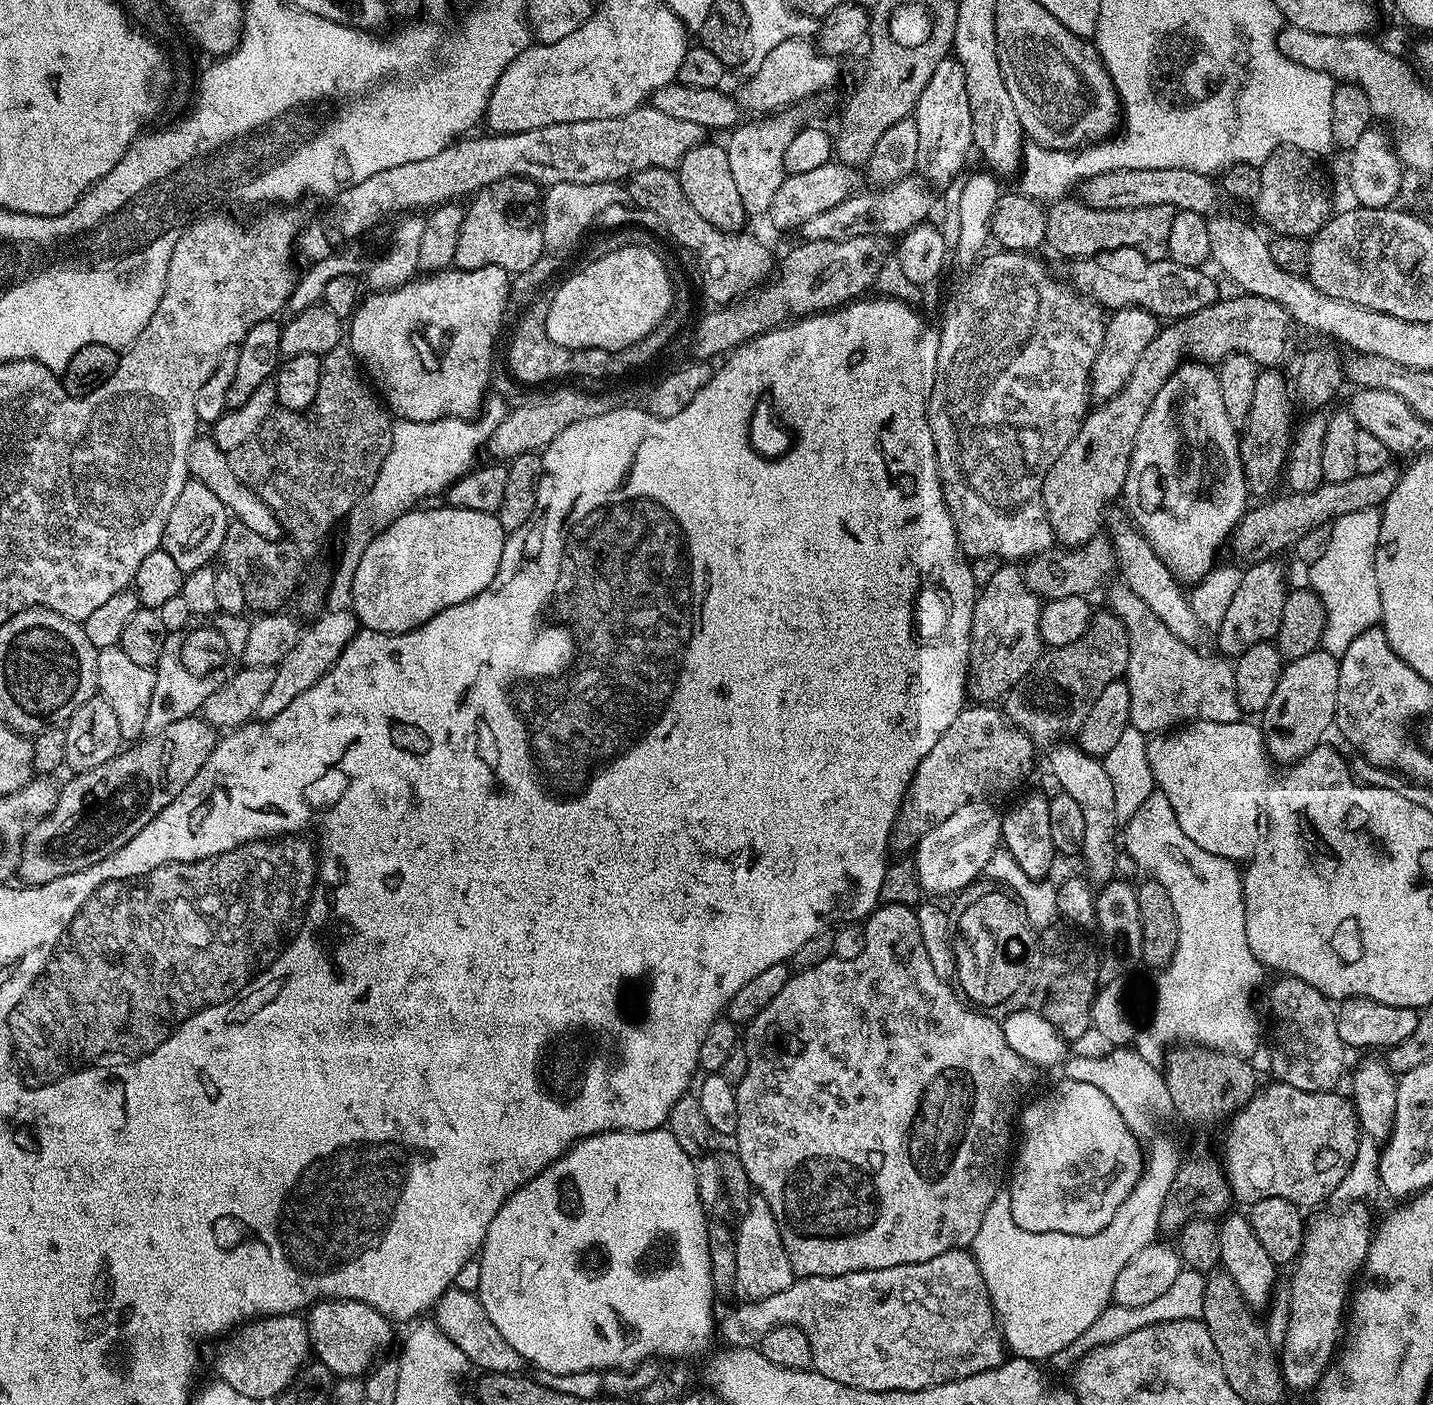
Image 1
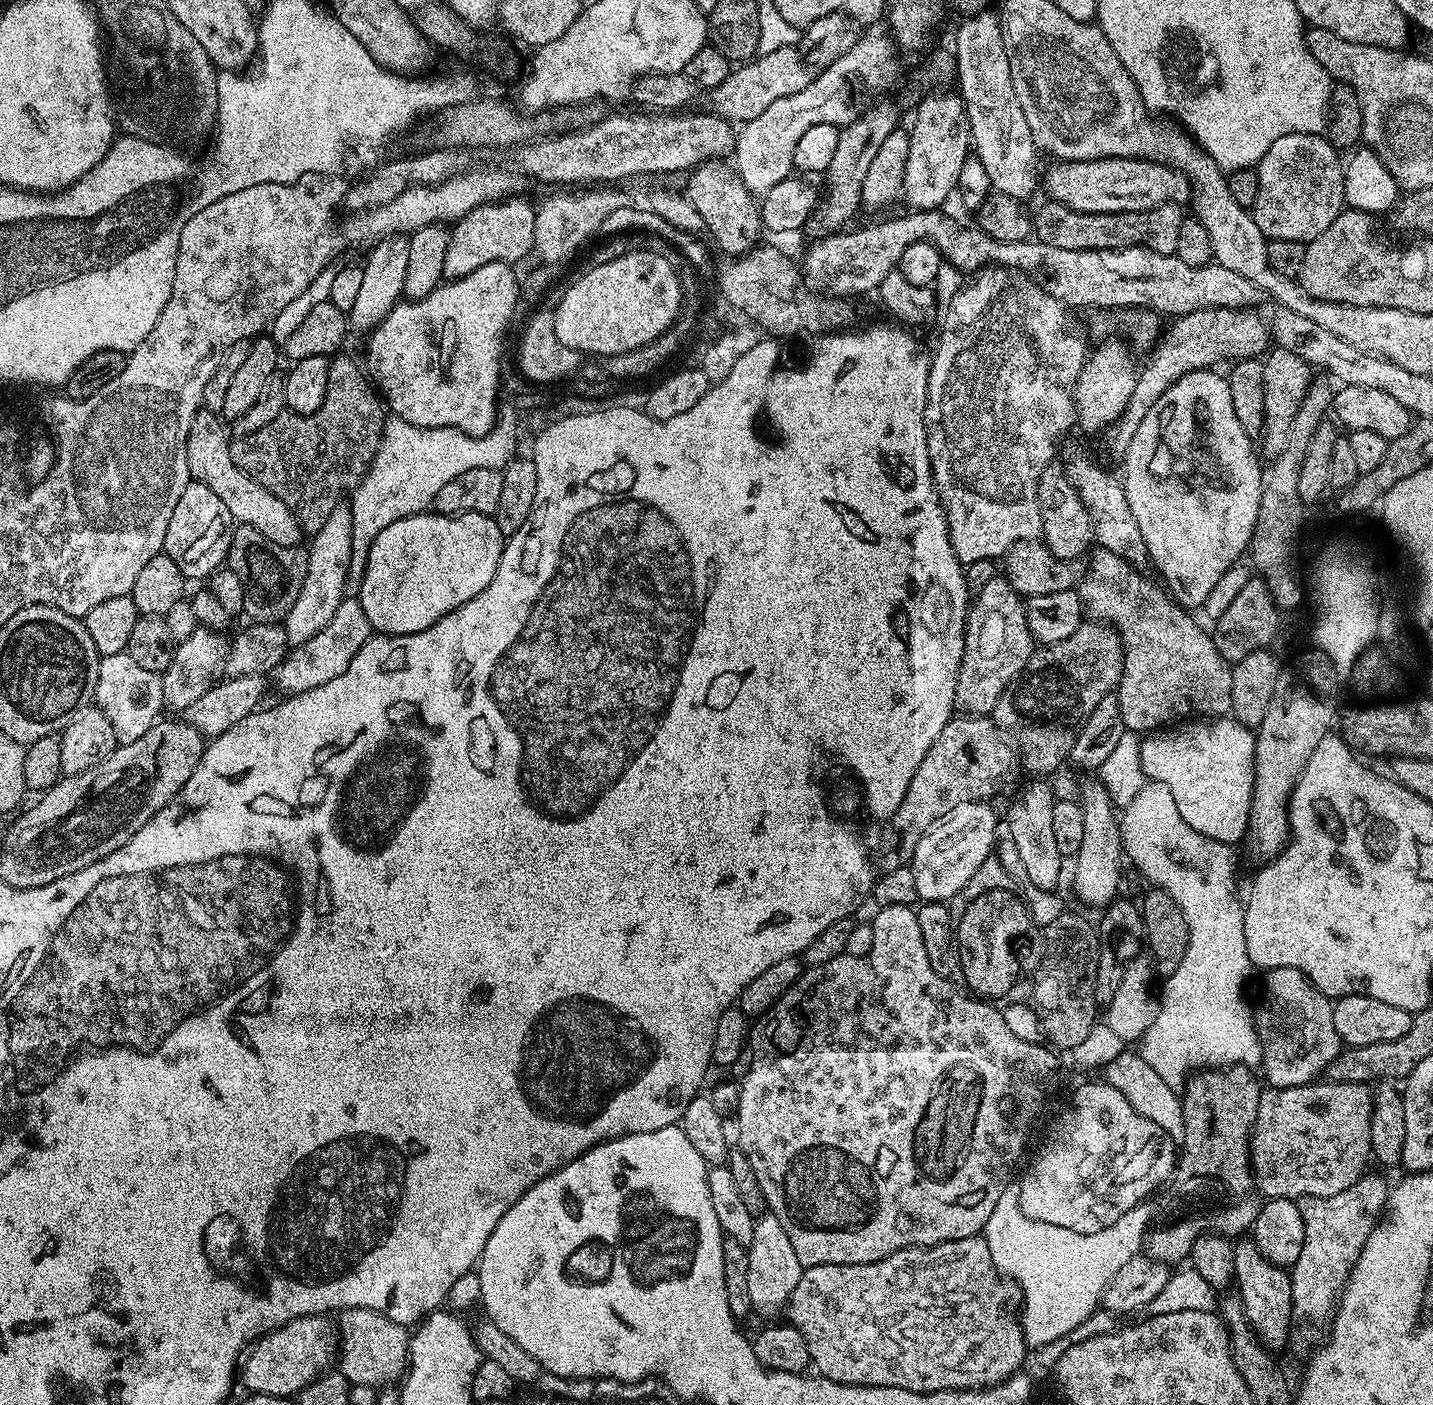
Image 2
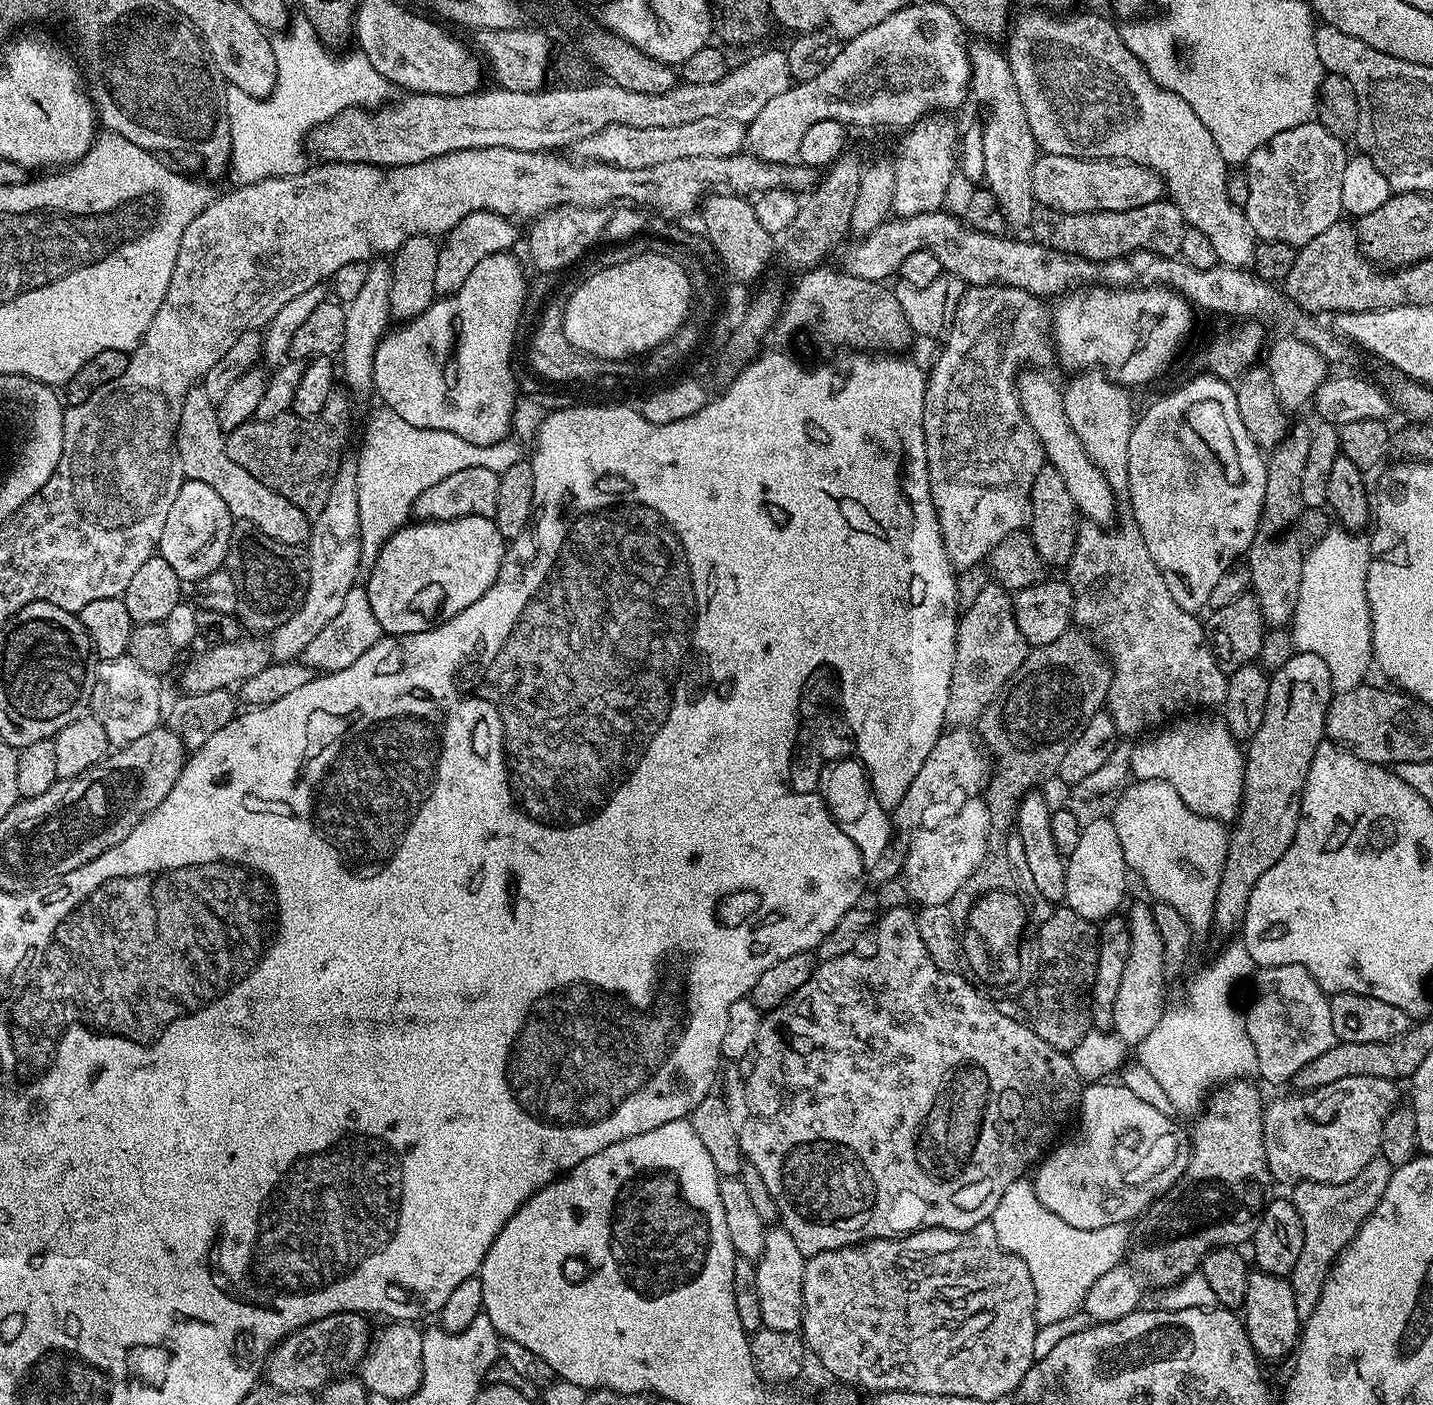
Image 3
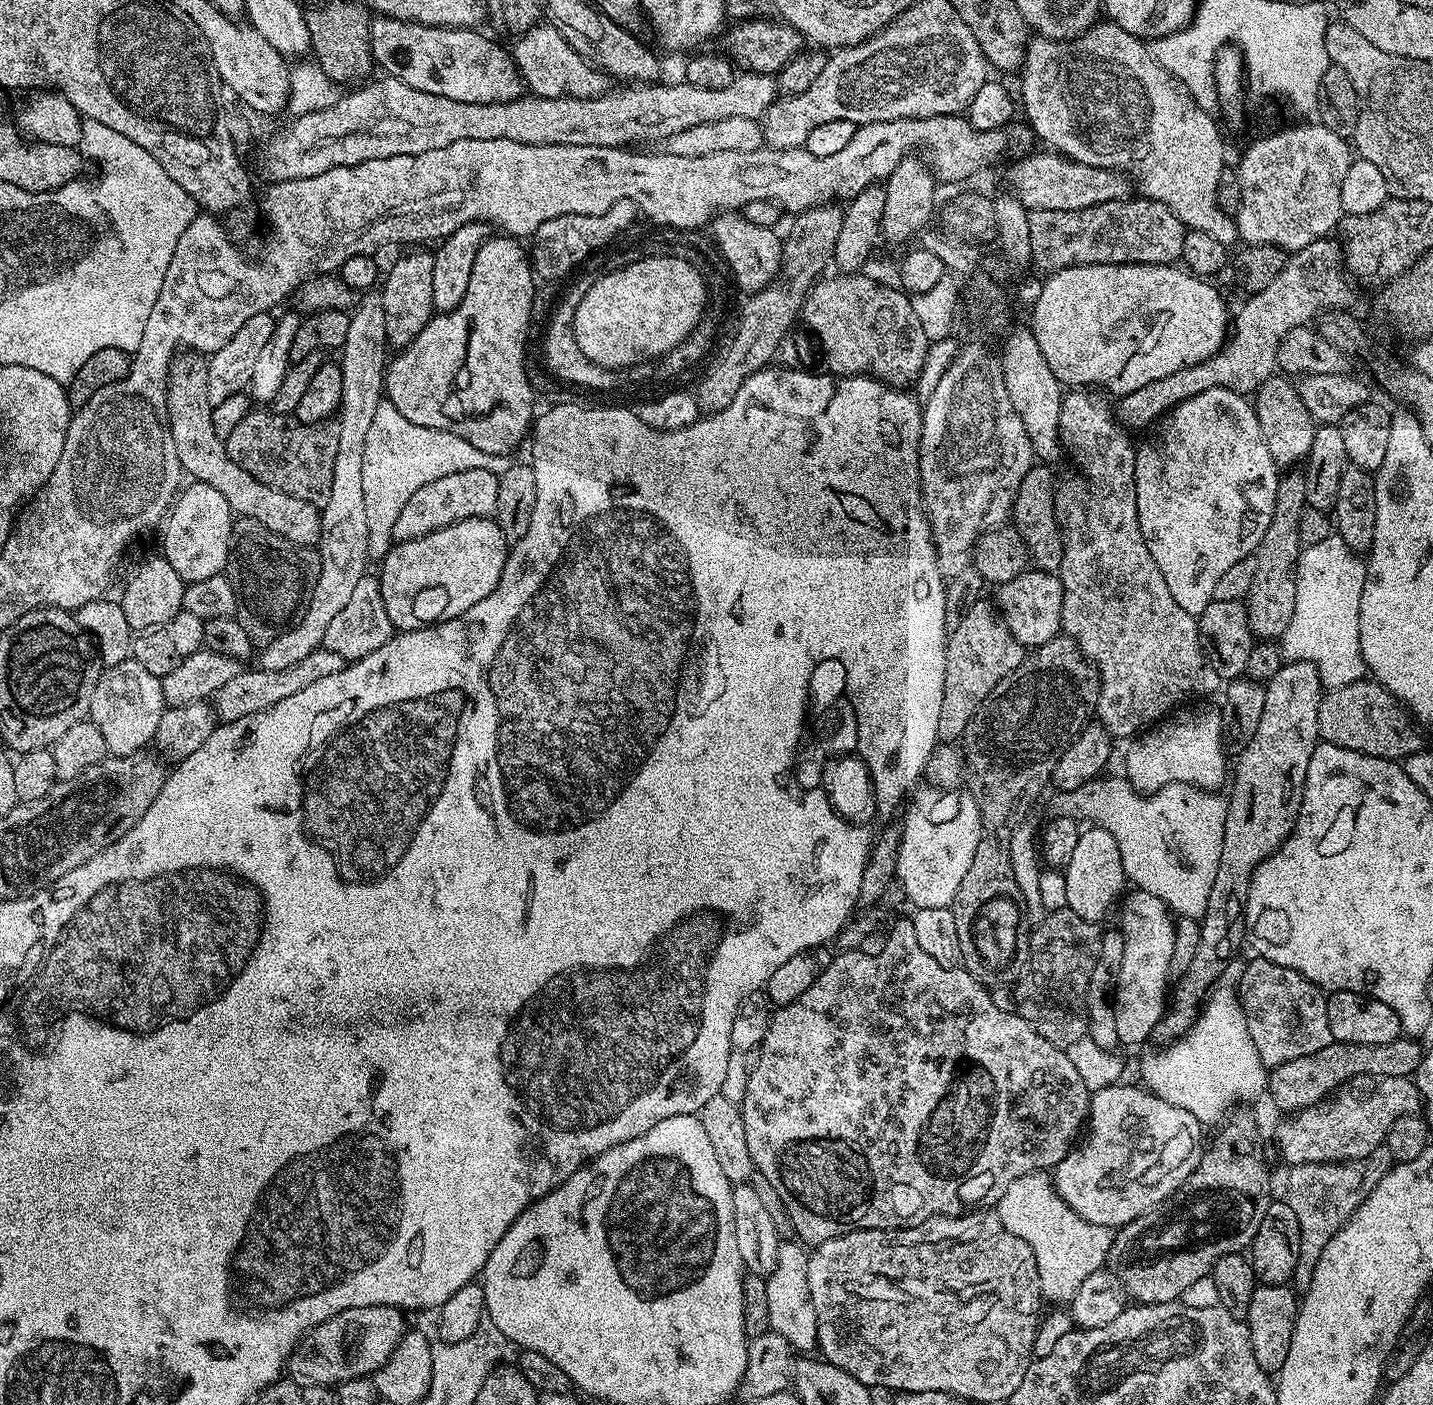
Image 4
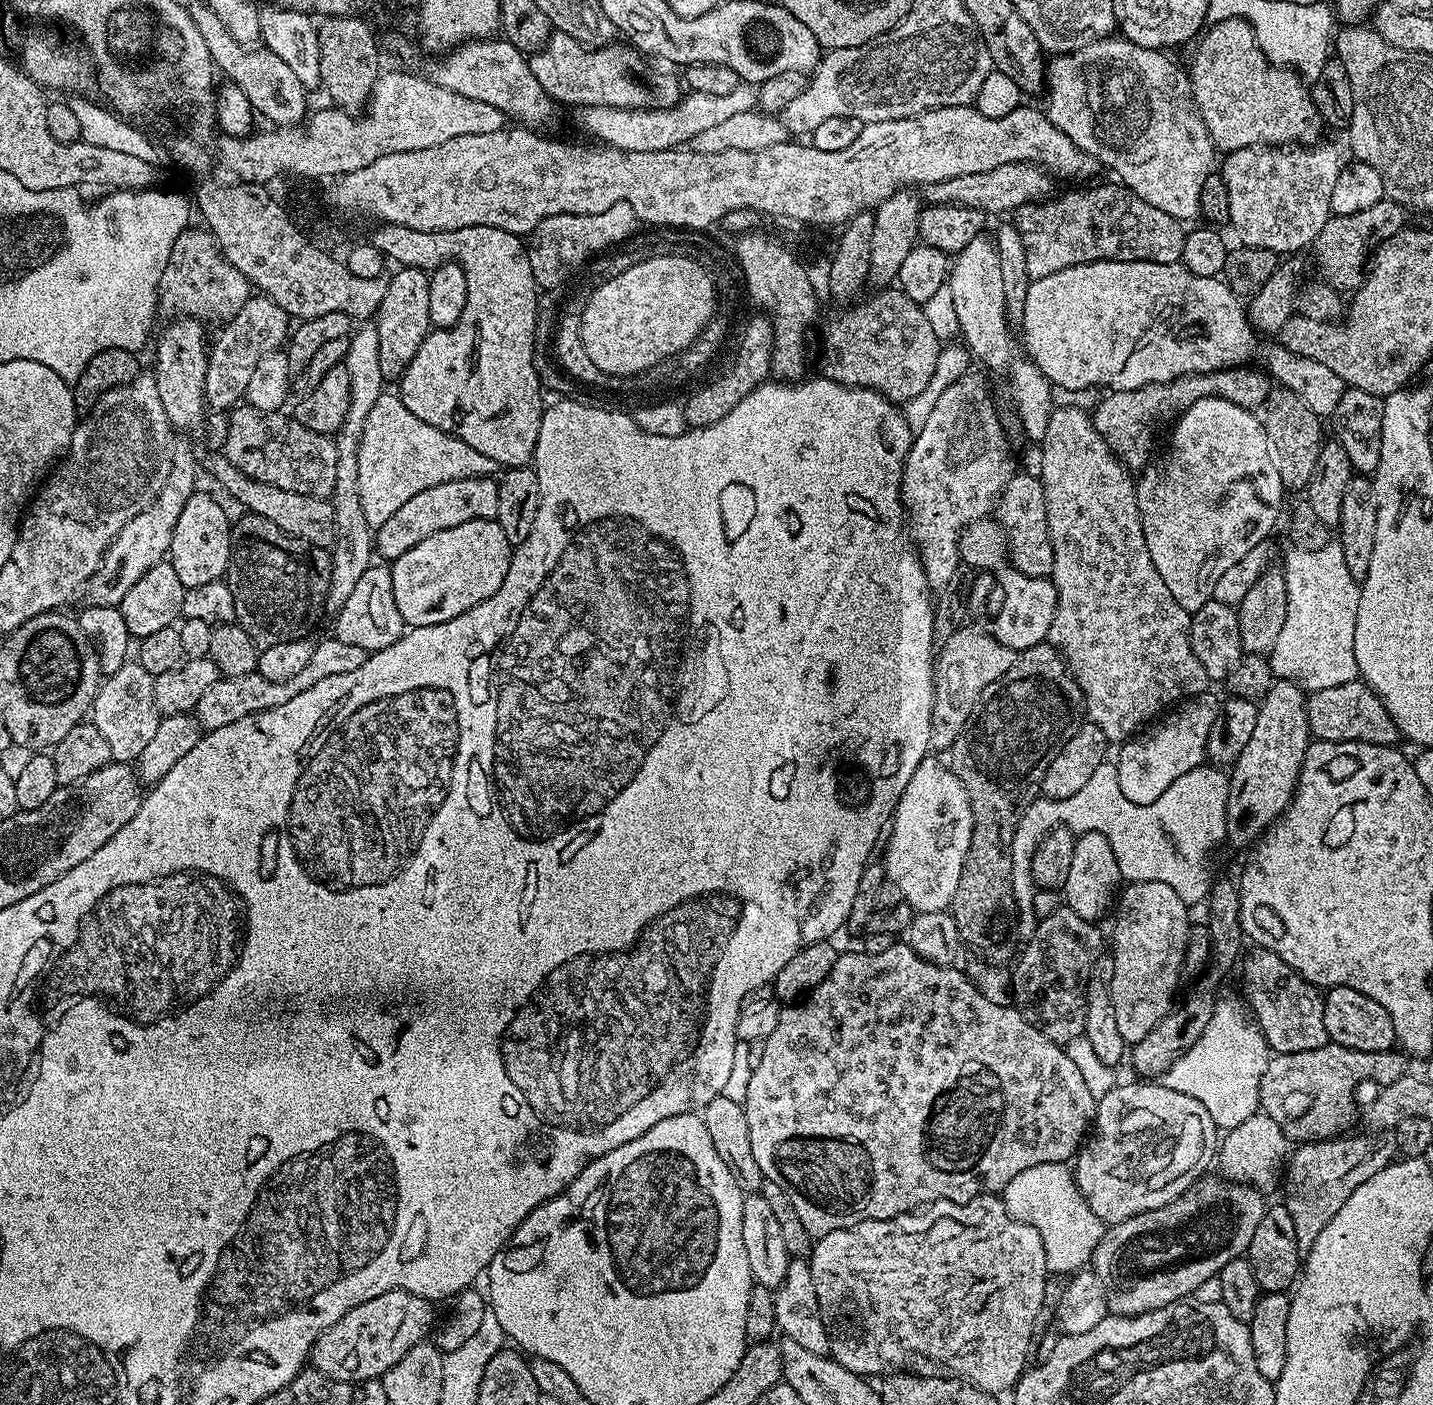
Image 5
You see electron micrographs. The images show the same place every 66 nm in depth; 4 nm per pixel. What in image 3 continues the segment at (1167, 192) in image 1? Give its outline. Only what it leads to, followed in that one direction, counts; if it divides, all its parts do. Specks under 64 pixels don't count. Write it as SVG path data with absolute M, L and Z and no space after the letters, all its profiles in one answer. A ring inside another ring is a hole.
M1066 154L1037 155L1033 166L1033 198L1037 205L1053 208L1056 212L1125 212L1150 206L1150 202L1161 199L1166 189L1164 181L1154 170L1143 168L1129 160L1083 160L1070 158Z

